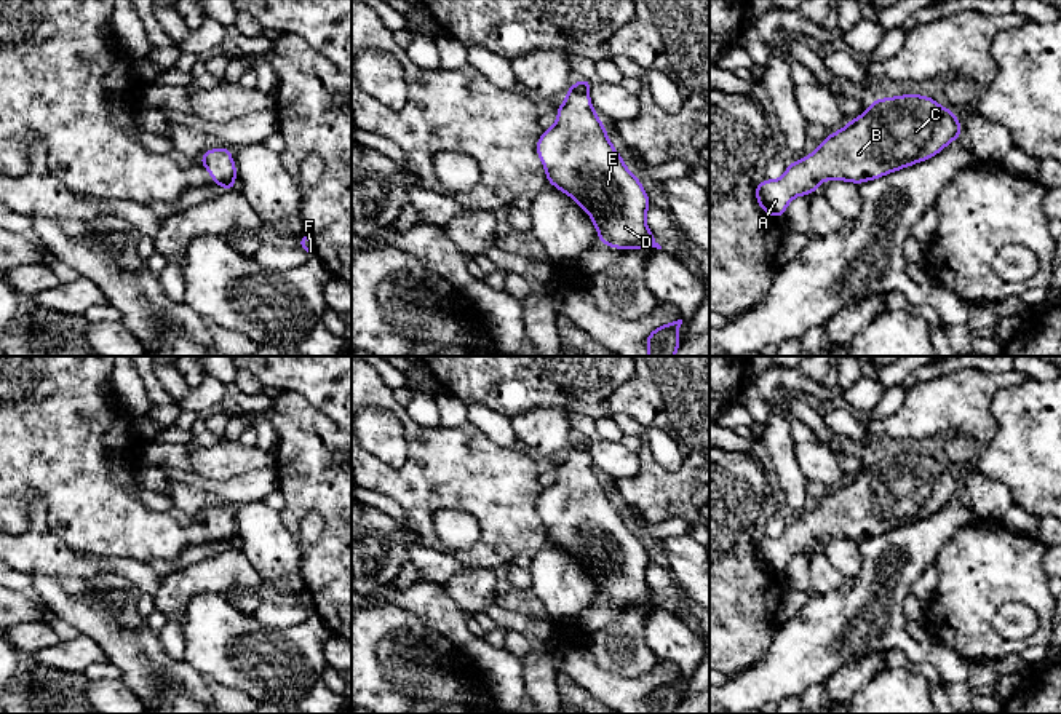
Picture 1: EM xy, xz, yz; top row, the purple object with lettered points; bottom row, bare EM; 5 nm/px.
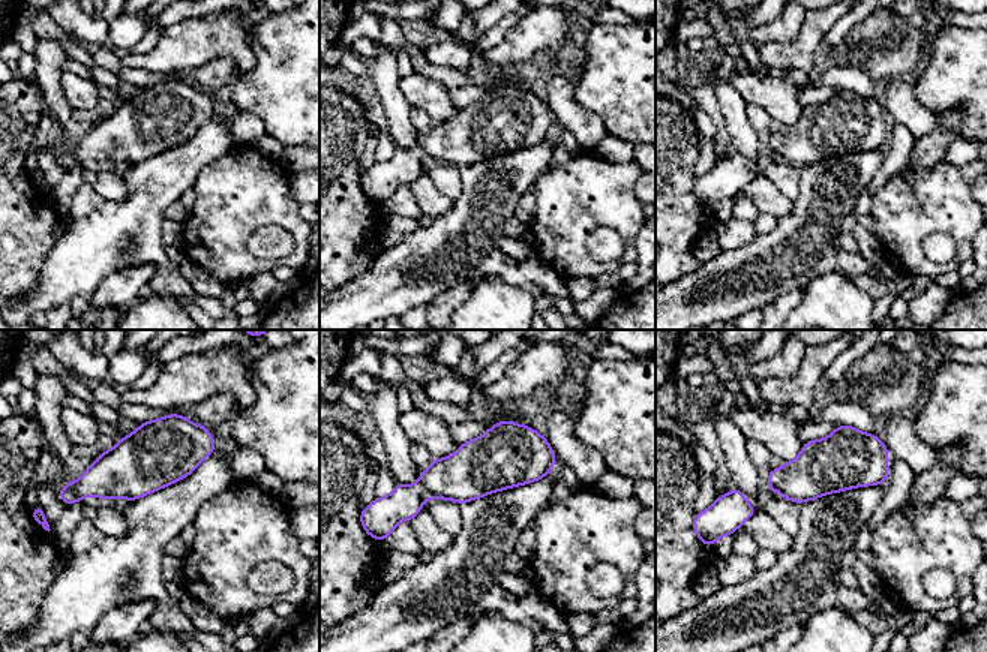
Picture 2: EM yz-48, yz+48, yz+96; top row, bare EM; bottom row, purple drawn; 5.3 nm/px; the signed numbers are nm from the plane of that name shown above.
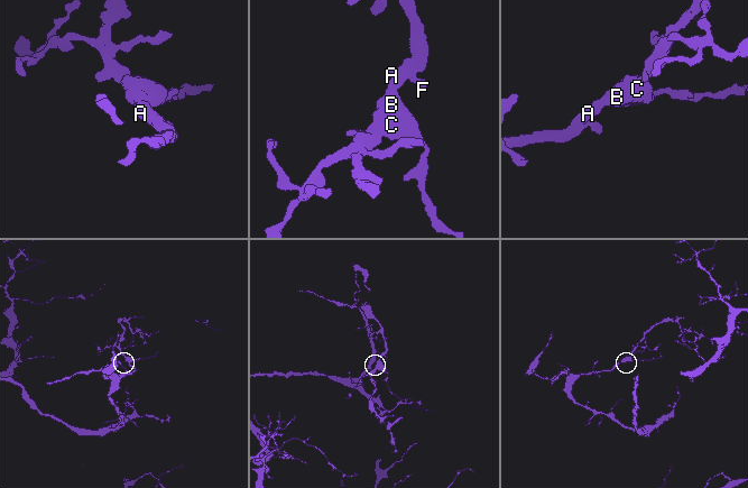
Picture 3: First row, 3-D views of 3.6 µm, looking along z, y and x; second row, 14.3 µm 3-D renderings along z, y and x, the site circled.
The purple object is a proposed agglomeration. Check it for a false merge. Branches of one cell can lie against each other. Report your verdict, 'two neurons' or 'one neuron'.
one neuron

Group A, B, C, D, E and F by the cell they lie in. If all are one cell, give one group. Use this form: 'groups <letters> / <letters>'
groups A B C D E F

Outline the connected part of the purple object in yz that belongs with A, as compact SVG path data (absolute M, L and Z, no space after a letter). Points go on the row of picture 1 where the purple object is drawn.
M933 97L874 99L868 112L831 133L812 155L786 166L781 179L756 185L756 200L780 219L794 196L813 195L823 179L860 185L928 160L960 136L957 115Z

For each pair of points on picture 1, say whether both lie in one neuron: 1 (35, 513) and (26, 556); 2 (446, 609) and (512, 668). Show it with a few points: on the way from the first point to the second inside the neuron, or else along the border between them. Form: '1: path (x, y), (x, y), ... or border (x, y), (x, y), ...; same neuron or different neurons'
1: path (35, 524), (35, 545); same neuron
2: path (456, 626), (494, 663); same neuron

